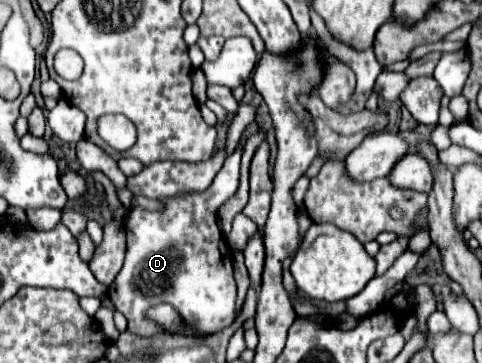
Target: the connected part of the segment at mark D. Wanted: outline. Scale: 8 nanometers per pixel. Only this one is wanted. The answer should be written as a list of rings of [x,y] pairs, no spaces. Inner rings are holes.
[[[244,142],[230,158],[226,158],[222,170],[206,192],[162,200],[162,212],[146,212],[140,208],[130,210],[124,222],[128,236],[126,260],[108,288],[108,298],[114,302],[116,310],[126,316],[130,332],[138,336],[164,332],[160,326],[154,326],[144,318],[144,310],[162,302],[172,304],[184,322],[200,332],[204,330],[204,334],[220,332],[234,322],[236,282],[232,276],[232,250],[216,224],[216,212],[238,190],[242,152]],[[146,288],[154,288],[154,292],[148,292]]]

